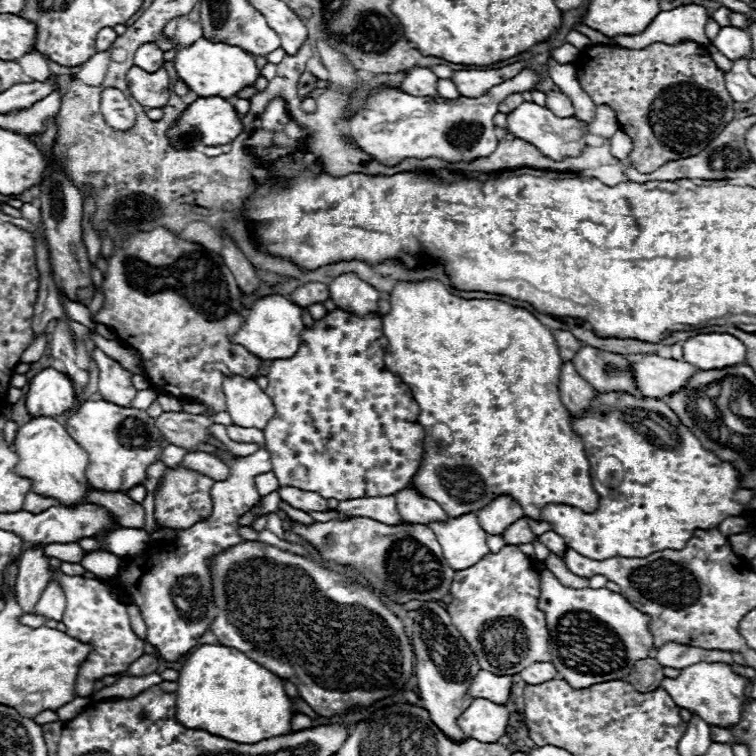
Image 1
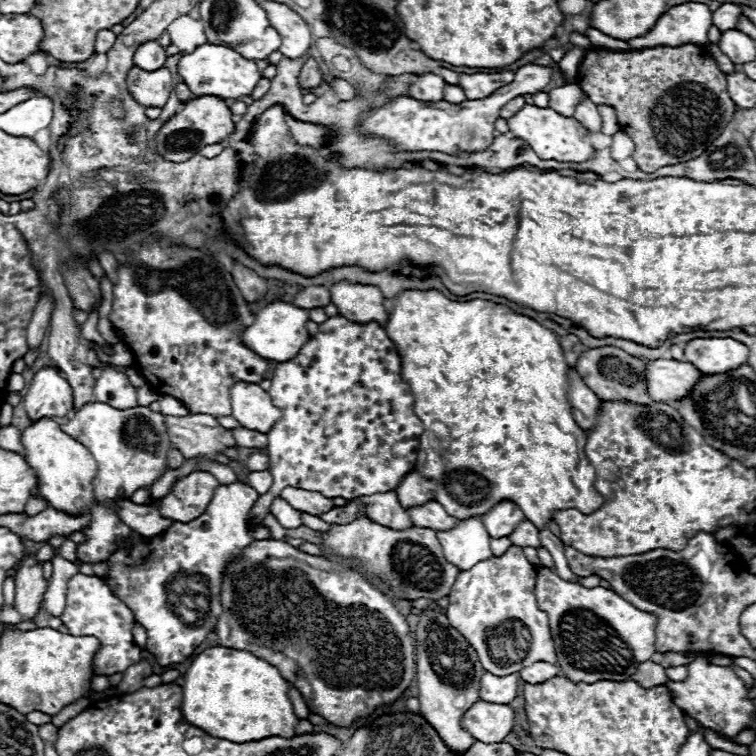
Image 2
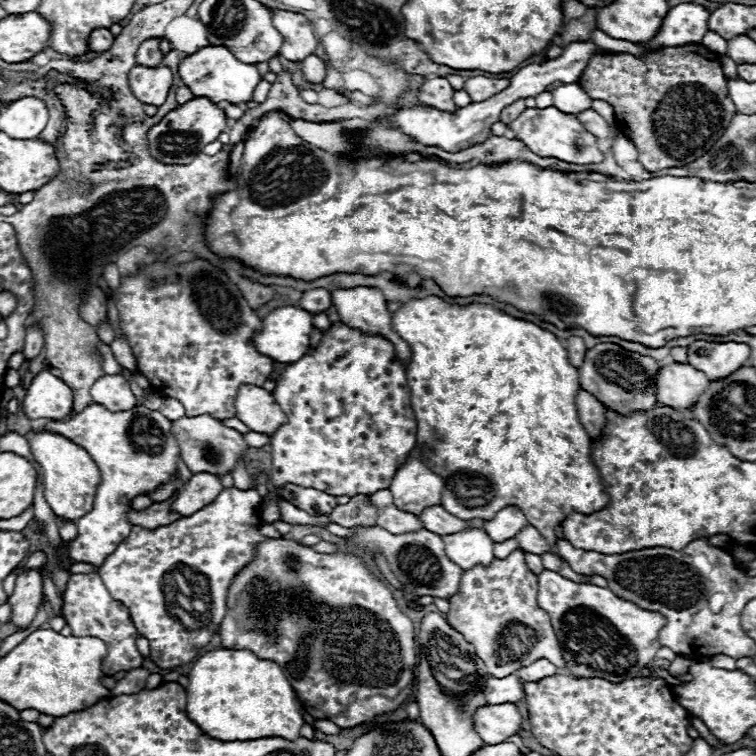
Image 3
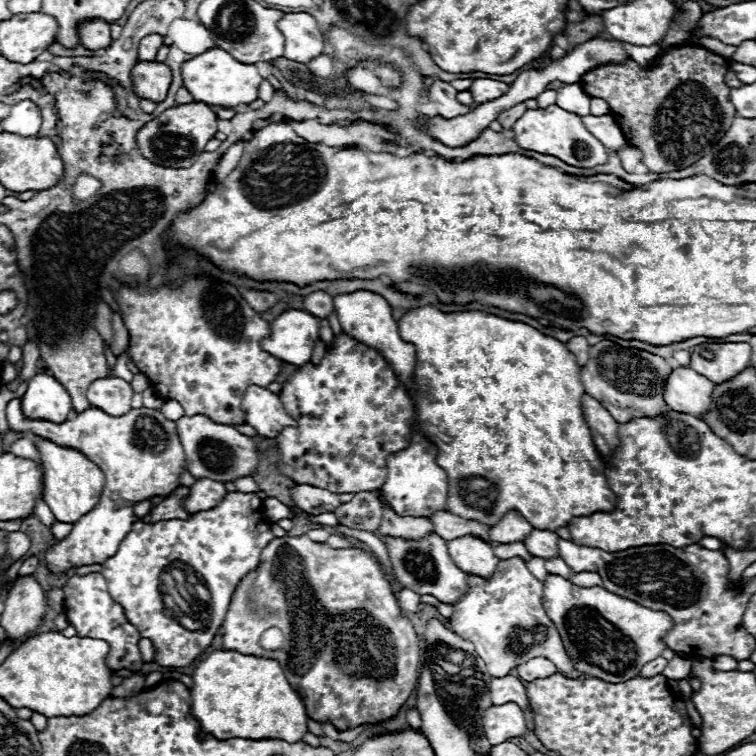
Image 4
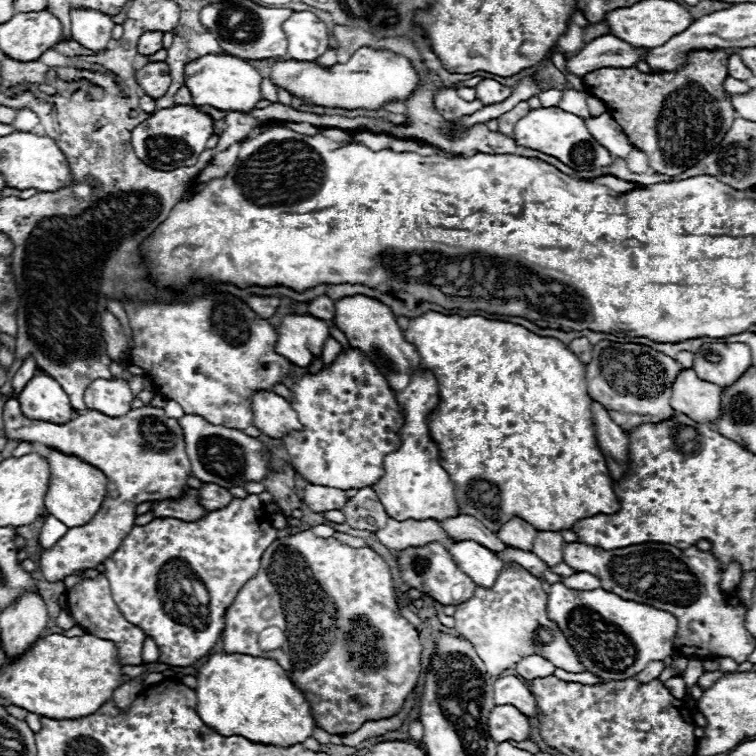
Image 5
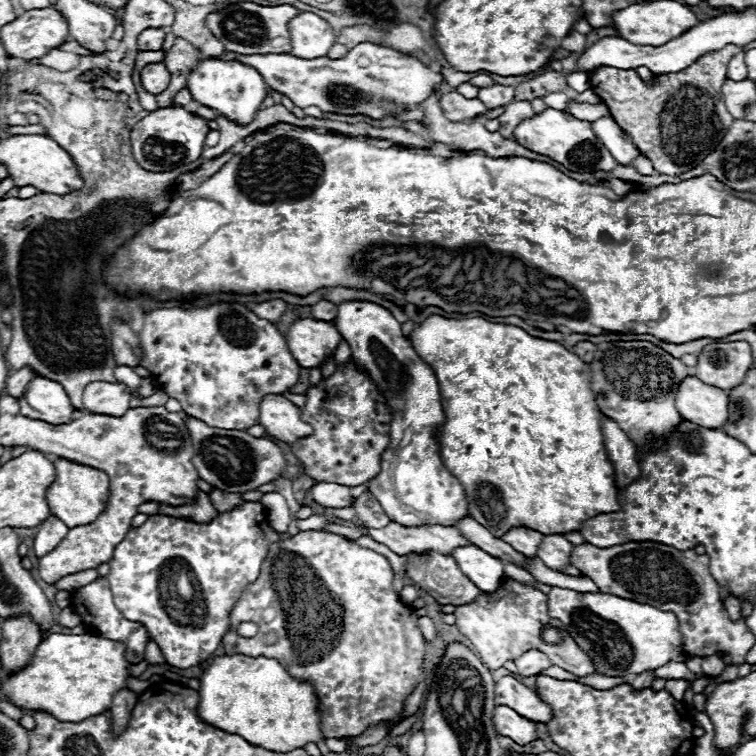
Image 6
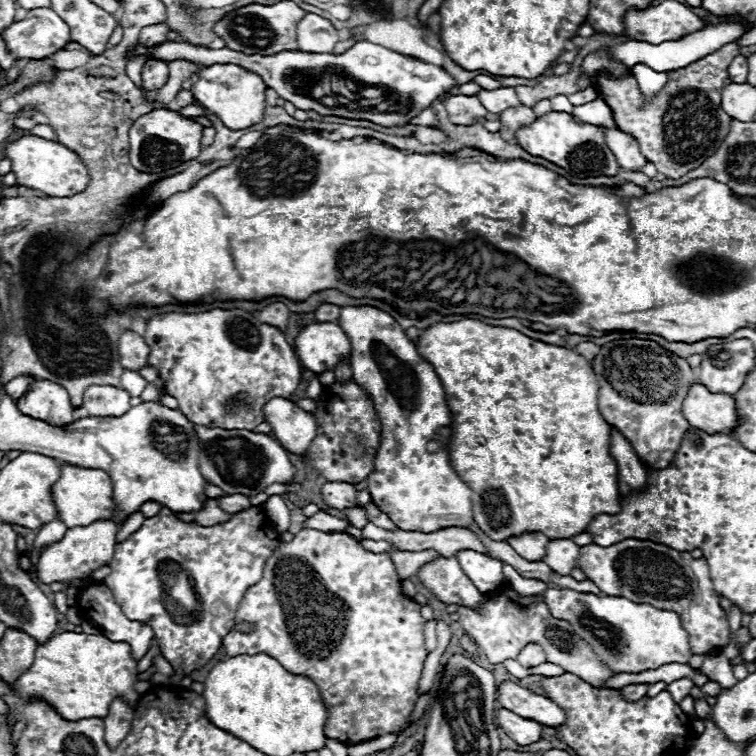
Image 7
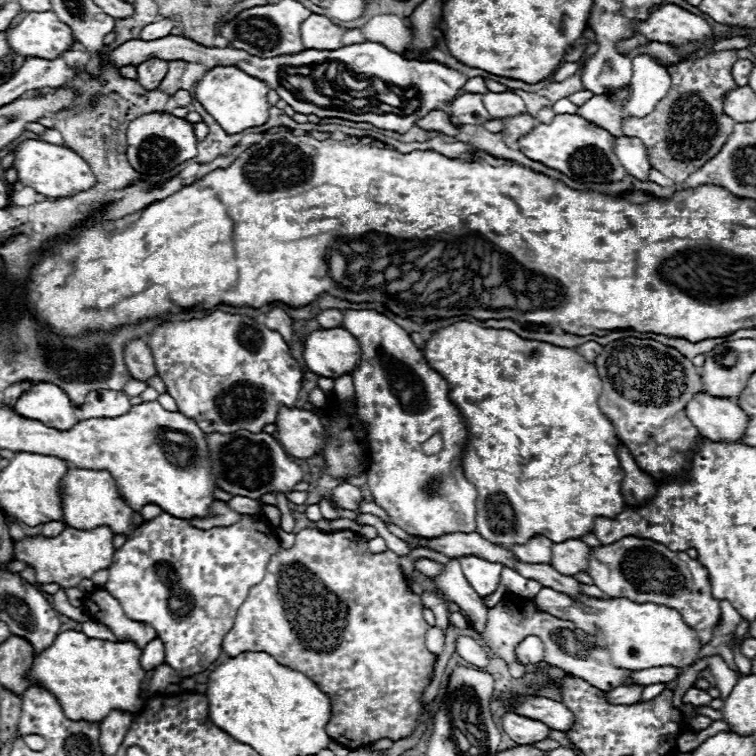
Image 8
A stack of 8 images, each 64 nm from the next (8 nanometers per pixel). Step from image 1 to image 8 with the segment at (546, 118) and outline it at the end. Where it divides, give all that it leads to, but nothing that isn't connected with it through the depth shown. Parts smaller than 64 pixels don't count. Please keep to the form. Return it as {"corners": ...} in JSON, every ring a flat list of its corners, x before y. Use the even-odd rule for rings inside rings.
{"corners":[[558,114,552,124,538,124,530,134,518,140,520,152,524,152,524,156,530,160,542,162,548,168,566,174,568,178,594,184,620,182,626,176,624,166,614,154,614,144,616,138,610,132,594,126,578,114]]}

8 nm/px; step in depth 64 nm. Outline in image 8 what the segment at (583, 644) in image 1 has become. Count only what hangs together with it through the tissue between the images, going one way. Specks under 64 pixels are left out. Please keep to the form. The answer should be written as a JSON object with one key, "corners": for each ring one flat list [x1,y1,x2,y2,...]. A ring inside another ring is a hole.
{"corners":[[542,588,534,596,536,608,548,612,562,620,572,620,578,628,598,638,598,646,608,646,612,664,628,670,646,670,656,666,674,666,688,668,698,662,700,640,696,632,682,620,682,616,666,606,658,606,652,602,630,602,626,598,590,598,584,596,580,600,570,598,552,588]]}

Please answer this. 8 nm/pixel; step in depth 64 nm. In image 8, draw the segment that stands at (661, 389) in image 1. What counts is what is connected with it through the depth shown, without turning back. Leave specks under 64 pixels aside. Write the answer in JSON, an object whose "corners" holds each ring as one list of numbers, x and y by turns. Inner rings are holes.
{"corners":[[696,394,688,404,686,404,686,414,696,424,700,434,708,440,728,440,728,442,742,442,744,438,744,428,748,426,748,416,746,412,732,400,726,398,716,398,710,394]]}

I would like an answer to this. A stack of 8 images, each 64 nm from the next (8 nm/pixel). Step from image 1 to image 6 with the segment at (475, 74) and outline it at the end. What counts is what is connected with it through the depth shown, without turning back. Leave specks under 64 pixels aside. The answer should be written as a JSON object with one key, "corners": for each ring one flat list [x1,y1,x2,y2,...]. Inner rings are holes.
{"corners":[[494,84,490,88,480,88,478,98,484,100,486,108,502,108,510,102,514,102,514,88,512,86,500,86]]}

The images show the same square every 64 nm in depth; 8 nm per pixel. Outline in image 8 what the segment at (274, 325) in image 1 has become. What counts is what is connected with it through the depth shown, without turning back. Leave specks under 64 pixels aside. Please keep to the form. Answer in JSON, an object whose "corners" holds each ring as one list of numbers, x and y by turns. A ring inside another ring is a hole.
{"corners":[[344,328,316,330,306,338,304,360,310,372,336,380,356,370,356,364,360,364,360,344]]}

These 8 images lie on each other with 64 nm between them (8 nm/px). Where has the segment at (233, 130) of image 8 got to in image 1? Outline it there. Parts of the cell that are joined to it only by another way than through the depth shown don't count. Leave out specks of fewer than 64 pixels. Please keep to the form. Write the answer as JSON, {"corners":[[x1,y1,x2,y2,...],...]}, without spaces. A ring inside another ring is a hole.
{"corners":[[200,38,190,48,178,50,178,54,174,56,174,66,176,66,176,72,182,78,182,82,202,98,206,98,206,96,232,98,240,90,254,86,254,82,260,76,260,70,256,68,252,54,240,50,238,46,224,44,224,42,212,44,206,38]]}

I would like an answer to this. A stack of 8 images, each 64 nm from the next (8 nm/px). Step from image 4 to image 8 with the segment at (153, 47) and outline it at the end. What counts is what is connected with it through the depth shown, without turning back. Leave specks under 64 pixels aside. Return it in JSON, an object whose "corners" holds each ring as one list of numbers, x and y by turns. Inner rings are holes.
{"corners":[[160,18,148,26,142,28,140,32,140,40,156,40,156,38,164,38,170,34,170,30,176,26,176,20,172,18]]}

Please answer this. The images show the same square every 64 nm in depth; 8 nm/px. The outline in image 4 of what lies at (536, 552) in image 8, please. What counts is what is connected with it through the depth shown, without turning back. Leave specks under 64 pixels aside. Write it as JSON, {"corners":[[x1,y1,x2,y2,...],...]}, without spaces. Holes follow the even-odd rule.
{"corners":[[508,512,494,528,490,528,490,538,500,544,510,544,510,542,524,542,528,532,534,528,518,514,518,512]]}

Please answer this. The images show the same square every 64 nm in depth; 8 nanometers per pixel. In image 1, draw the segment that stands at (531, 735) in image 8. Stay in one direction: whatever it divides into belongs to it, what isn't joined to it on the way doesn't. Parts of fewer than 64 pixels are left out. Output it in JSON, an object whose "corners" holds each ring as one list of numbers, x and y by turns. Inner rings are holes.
{"corners":[[474,698,472,704,458,716,458,726,470,738,492,744,506,734,510,712,502,704]]}

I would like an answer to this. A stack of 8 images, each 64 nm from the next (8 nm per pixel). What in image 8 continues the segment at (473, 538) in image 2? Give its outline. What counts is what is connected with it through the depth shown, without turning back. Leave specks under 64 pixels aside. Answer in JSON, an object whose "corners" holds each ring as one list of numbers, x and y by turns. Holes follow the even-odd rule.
{"corners":[[462,556,458,562,464,572,464,578,468,580,468,584,472,584,478,596,484,598,498,588,500,572,504,568,500,562,488,562,476,556]]}

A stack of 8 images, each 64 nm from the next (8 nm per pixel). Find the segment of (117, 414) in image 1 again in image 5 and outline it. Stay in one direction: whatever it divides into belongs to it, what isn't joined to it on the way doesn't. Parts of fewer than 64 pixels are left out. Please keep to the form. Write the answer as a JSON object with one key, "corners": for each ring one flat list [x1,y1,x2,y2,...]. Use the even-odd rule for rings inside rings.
{"corners":[[8,398,4,404,4,434,6,440,30,444,38,442,68,456,76,456,102,470,108,478,108,494,96,516,84,526,70,528,62,540,42,552,40,572,48,582,58,582,78,570,96,568,112,556,134,524,138,504,178,500,188,490,186,480,192,474,192,468,186,454,184,432,178,420,168,418,162,408,134,408,118,418,88,410,66,424,50,424,26,418,18,399],[168,442,172,442,172,446,168,450,160,450]]}

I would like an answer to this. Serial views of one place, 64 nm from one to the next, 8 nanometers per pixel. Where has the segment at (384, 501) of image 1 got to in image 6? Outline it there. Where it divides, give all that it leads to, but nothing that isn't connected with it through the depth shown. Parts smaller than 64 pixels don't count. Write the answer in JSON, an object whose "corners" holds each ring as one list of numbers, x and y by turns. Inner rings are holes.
{"corners":[[390,522,386,528,368,528,368,534,376,542,386,544,396,554,426,552,436,548,436,552,444,552,446,556,450,556,456,548,460,548,460,544,470,544,470,540,464,538,460,530,452,526,406,528,396,522]]}

